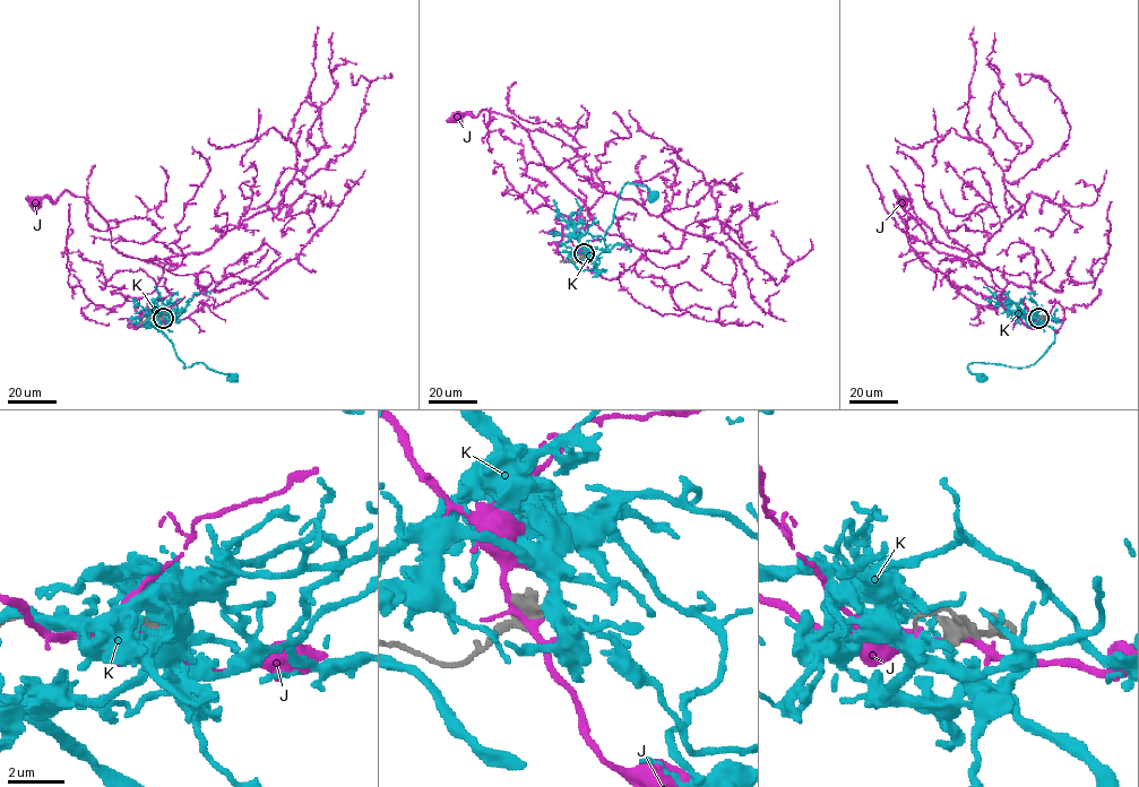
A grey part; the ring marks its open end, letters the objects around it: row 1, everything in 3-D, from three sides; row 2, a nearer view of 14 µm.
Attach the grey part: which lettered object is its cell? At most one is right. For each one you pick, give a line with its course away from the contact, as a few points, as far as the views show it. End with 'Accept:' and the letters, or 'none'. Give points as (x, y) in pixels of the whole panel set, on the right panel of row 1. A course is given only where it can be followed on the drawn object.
Accept: none

